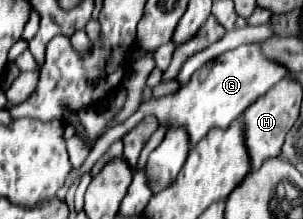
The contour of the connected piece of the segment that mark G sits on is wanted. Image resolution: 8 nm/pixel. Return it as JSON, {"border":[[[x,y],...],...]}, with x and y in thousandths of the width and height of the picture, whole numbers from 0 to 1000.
{"border":[[[805,201],[805,210],[785,210],[779,228],[752,228],[752,237],[726,247],[719,265],[680,283],[653,329],[640,329],[634,356],[614,384],[594,384],[594,402],[581,420],[528,438],[528,447],[495,447],[495,457],[469,466],[455,502],[413,557],[360,589],[327,626],[284,740],[264,767],[244,767],[231,785],[218,817],[218,840],[185,881],[185,904],[211,918],[228,858],[248,822],[297,781],[343,694],[383,639],[403,635],[475,534],[488,525],[515,530],[528,575],[548,575],[554,594],[568,594],[581,575],[607,584],[614,612],[620,612],[627,667],[640,667],[693,594],[752,584],[845,447],[878,429],[937,347],[944,347],[944,311],[931,292],[911,292],[911,283],[884,274],[871,247],[858,247],[858,219],[845,201]]]}

